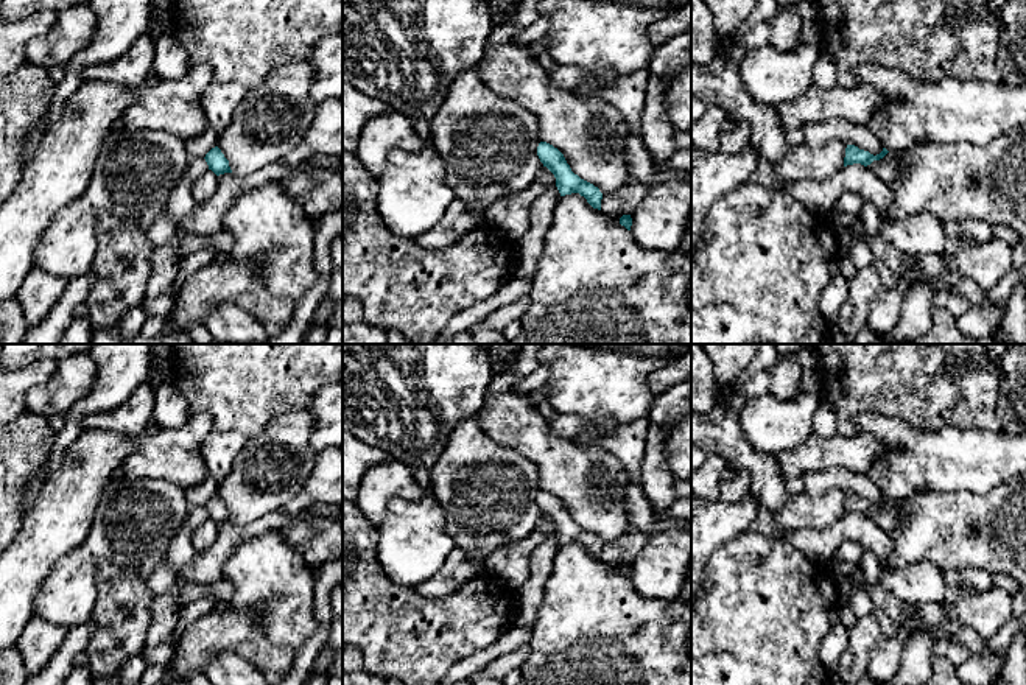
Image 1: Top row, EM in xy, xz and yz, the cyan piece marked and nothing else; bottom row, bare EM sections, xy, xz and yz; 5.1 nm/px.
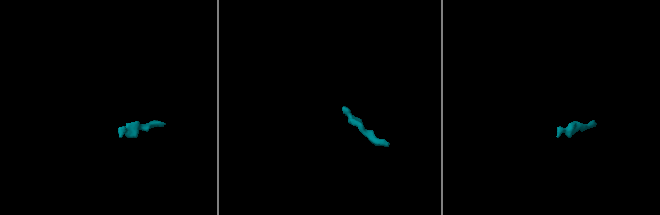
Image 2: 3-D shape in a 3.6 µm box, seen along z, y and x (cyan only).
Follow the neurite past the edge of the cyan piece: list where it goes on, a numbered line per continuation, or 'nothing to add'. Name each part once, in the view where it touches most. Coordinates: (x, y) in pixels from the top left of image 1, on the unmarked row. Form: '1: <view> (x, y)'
nothing to add

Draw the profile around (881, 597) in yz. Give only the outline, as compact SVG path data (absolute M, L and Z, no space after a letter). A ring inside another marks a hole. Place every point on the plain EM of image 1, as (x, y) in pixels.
M881 582L877 585L864 584L864 592L870 596L875 609L883 610L892 620L895 629L915 615L912 604L898 601Z

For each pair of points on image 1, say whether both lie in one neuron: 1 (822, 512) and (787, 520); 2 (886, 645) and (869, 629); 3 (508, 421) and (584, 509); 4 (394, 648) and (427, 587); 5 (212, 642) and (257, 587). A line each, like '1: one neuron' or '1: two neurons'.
1: one neuron
2: two neurons
3: one neuron
4: two neurons
5: two neurons

